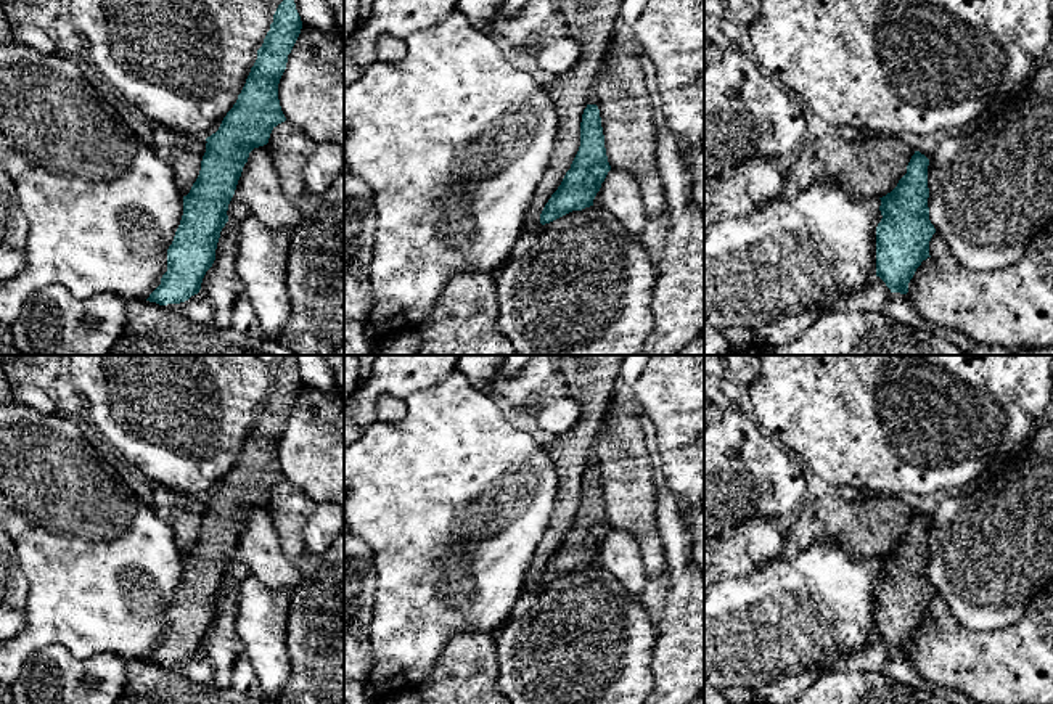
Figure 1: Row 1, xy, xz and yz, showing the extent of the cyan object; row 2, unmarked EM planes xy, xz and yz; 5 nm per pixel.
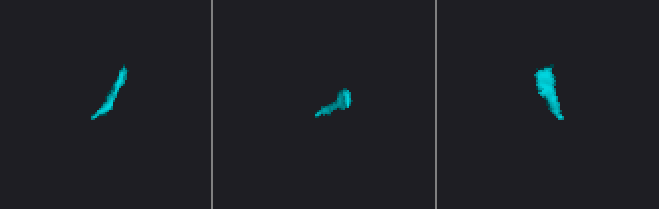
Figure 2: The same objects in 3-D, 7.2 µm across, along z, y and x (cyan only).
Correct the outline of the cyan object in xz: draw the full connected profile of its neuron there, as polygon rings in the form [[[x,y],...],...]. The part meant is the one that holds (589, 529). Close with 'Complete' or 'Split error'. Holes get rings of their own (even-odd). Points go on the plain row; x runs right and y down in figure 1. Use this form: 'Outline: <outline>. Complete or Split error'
Outline: [[[587,465],[580,482],[580,506],[561,545],[540,574],[540,583],[550,583],[572,571],[593,566],[611,526],[608,522],[600,469]]]. Complete

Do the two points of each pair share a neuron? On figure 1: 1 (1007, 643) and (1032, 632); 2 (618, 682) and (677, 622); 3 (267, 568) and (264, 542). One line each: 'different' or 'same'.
1: same
2: different
3: same

